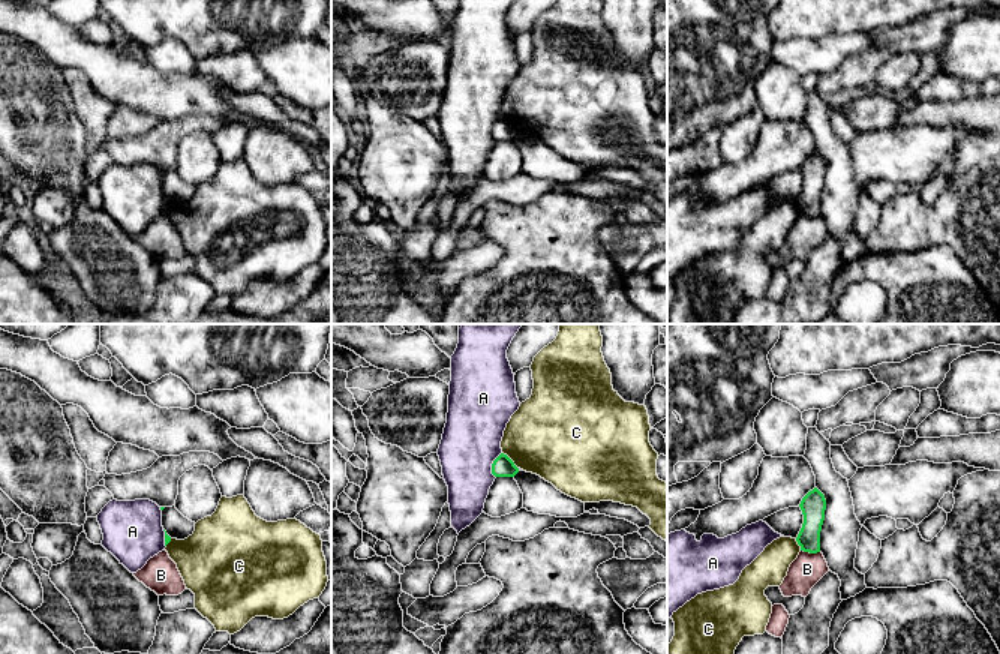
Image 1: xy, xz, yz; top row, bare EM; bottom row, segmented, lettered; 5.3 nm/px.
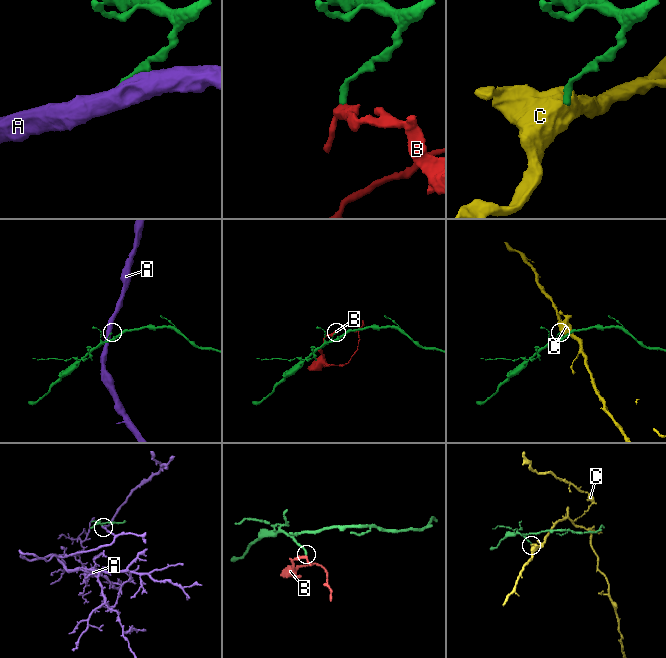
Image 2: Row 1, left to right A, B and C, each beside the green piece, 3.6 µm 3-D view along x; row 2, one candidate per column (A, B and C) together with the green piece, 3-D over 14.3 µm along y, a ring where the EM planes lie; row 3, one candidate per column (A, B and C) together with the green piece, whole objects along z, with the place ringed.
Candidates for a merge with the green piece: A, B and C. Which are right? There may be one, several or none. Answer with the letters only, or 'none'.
none

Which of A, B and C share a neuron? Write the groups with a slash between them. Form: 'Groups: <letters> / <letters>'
Groups: A / B / C

